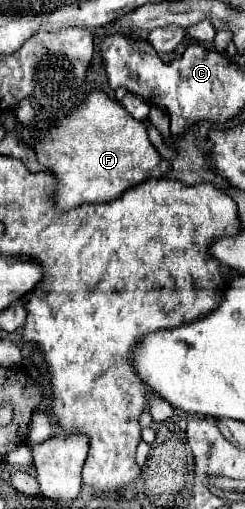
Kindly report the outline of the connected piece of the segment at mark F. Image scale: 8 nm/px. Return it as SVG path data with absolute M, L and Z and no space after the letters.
M103 90L85 92L83 102L71 112L59 112L51 120L43 118L43 126L31 134L31 146L39 164L57 180L55 208L63 212L85 202L107 202L143 180L169 174L171 162L161 158L151 144L147 128L149 120L135 120Z

